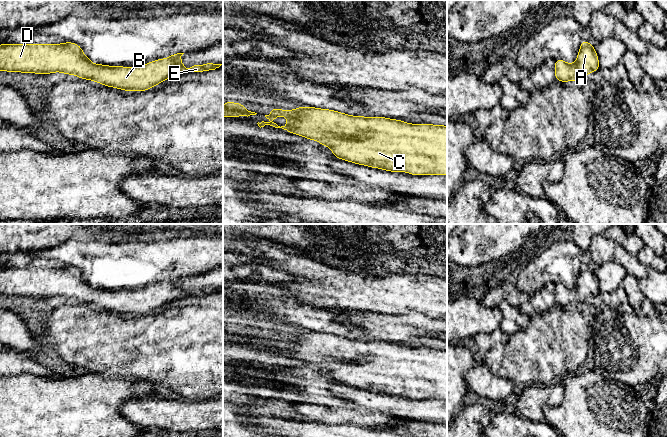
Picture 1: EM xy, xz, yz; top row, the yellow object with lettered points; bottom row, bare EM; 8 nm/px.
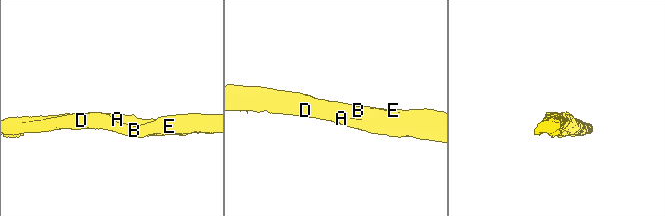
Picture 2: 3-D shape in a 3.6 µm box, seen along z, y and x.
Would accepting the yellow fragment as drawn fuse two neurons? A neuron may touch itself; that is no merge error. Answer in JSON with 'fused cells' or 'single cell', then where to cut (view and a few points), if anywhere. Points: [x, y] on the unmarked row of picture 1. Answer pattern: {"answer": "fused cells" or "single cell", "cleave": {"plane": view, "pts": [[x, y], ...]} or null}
{"answer": "single cell", "cleave": null}

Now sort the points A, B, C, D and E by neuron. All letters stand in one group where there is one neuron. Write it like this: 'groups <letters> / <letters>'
groups A B C D E

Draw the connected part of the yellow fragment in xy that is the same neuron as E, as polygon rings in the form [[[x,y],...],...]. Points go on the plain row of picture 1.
[[[73,266],[62,268],[2,268],[0,269],[0,294],[7,296],[23,296],[50,298],[62,296],[69,299],[77,299],[80,303],[93,304],[97,307],[124,315],[146,315],[162,305],[174,300],[183,298],[188,294],[194,296],[211,295],[219,292],[223,288],[206,287],[203,289],[194,289],[186,292],[181,287],[181,280],[184,277],[173,278],[168,282],[158,283],[150,287],[135,290],[108,290],[102,288],[93,288],[90,283],[84,279],[82,272]]]

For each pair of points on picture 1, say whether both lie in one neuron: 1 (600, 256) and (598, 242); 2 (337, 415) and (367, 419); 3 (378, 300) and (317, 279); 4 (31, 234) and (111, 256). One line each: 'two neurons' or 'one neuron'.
1: one neuron
2: one neuron
3: one neuron
4: two neurons

